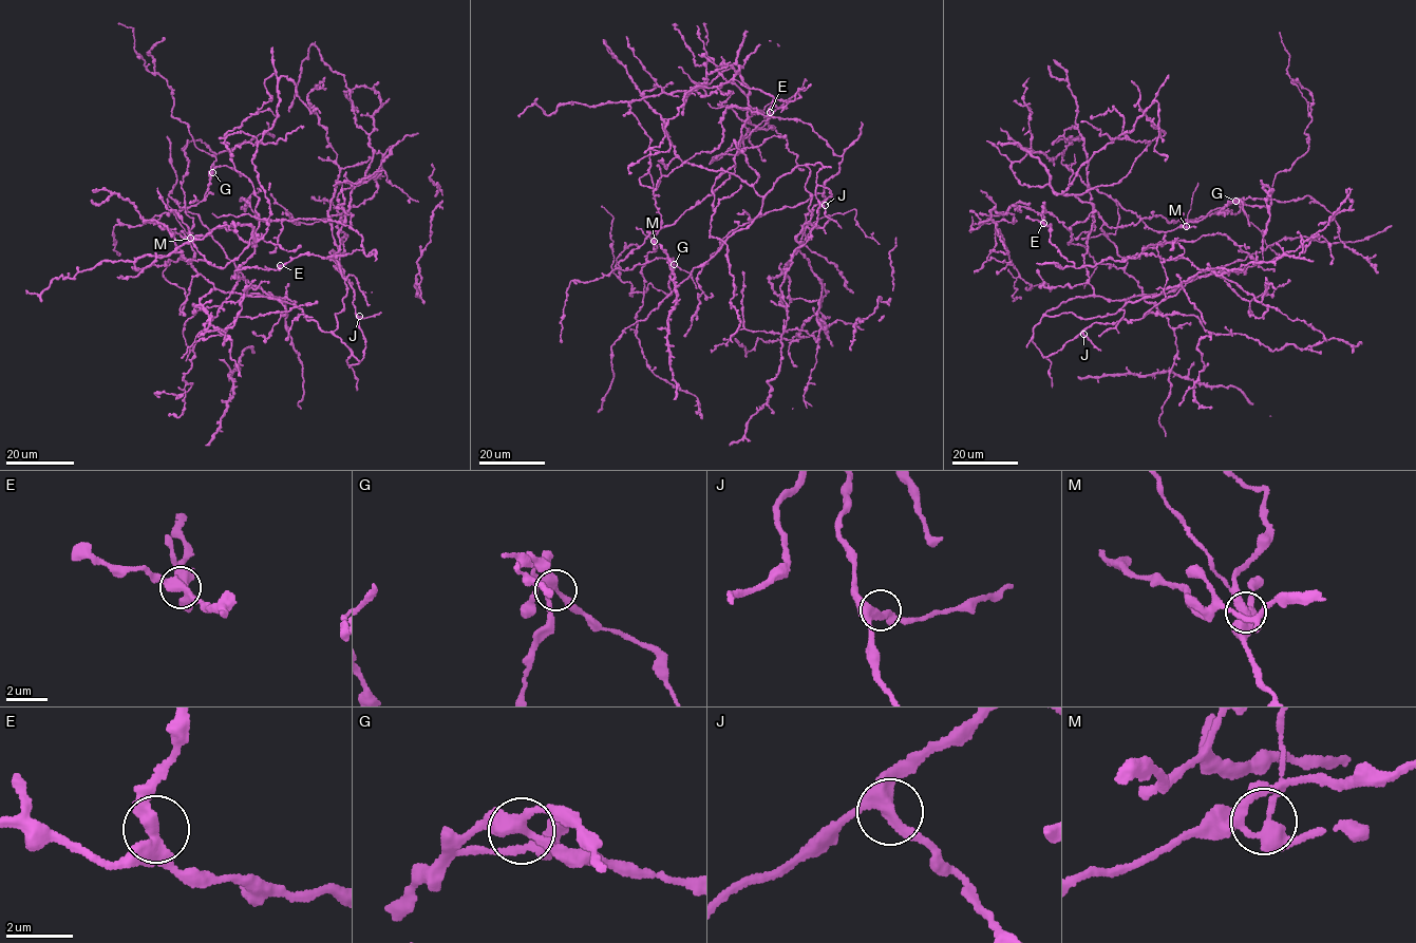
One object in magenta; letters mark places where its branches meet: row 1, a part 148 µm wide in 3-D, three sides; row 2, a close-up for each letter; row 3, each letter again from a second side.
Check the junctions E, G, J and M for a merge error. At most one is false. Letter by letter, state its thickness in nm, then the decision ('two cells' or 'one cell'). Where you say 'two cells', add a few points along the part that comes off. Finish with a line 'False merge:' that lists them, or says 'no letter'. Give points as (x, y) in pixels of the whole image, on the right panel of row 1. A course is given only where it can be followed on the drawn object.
E: 320 nm | one cell
G: 320 nm | one cell
J: 320 nm | one cell
M: 320 nm | two cells | (1185, 226), (1199, 183)
False merge: M

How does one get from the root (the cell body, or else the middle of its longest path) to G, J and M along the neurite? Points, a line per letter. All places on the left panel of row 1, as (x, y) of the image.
G: (163, 256), (237, 222), (251, 226), (257, 246), (225, 227), (190, 239), (158, 222), (200, 203), (212, 172)
J: (163, 256), (244, 224), (248, 295), (295, 301), (348, 364), (359, 316)
M: (163, 256), (143, 255), (134, 267), (192, 259), (190, 238)

